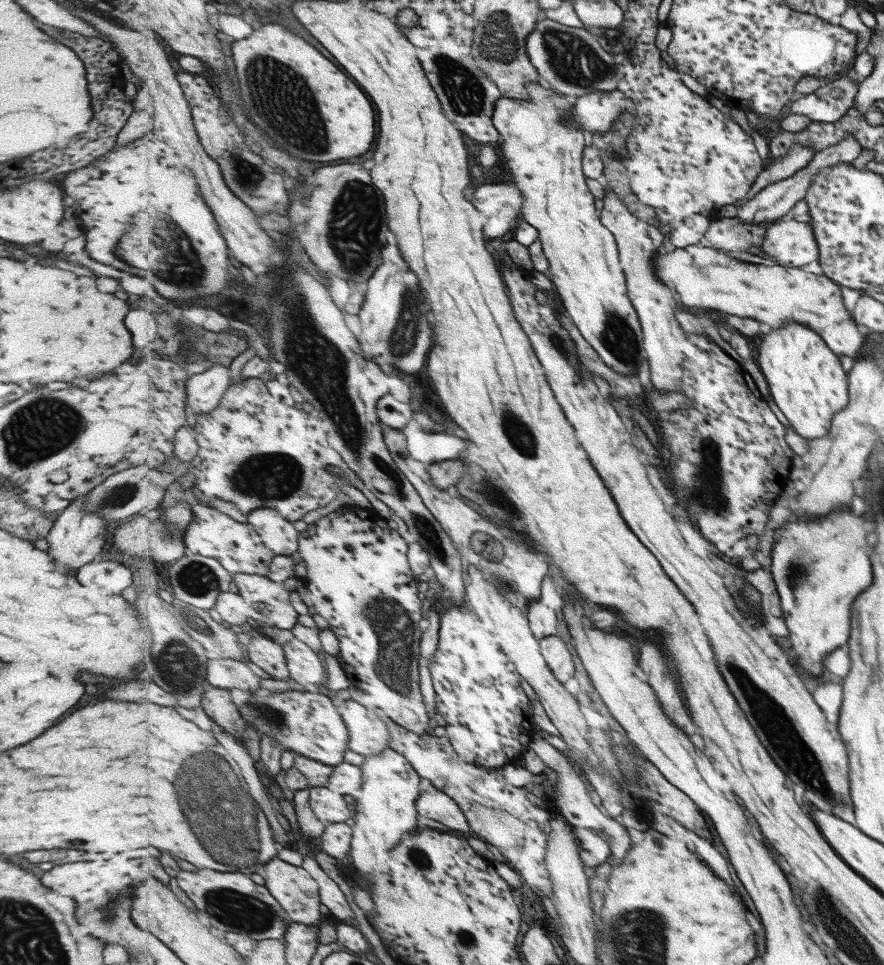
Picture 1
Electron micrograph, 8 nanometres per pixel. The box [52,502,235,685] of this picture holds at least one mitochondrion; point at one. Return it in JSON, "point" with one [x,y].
{"point":[201,581]}

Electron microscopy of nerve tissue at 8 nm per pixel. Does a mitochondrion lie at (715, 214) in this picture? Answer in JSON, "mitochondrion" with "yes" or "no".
{"mitochondrion":"no"}

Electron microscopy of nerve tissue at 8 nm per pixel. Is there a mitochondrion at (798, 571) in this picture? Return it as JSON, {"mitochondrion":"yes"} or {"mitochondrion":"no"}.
{"mitochondrion":"yes"}

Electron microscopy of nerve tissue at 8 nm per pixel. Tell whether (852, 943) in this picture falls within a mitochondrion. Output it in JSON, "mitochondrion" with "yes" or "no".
{"mitochondrion":"yes"}

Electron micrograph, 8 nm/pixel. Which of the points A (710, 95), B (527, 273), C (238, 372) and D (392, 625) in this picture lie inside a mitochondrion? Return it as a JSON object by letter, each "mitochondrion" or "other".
{"A":"other","B":"other","C":"other","D":"mitochondrion"}

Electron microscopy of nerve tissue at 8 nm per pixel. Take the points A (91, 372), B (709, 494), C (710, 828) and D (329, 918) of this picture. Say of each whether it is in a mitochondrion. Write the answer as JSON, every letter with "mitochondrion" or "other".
{"A":"other","B":"mitochondrion","C":"other","D":"other"}

